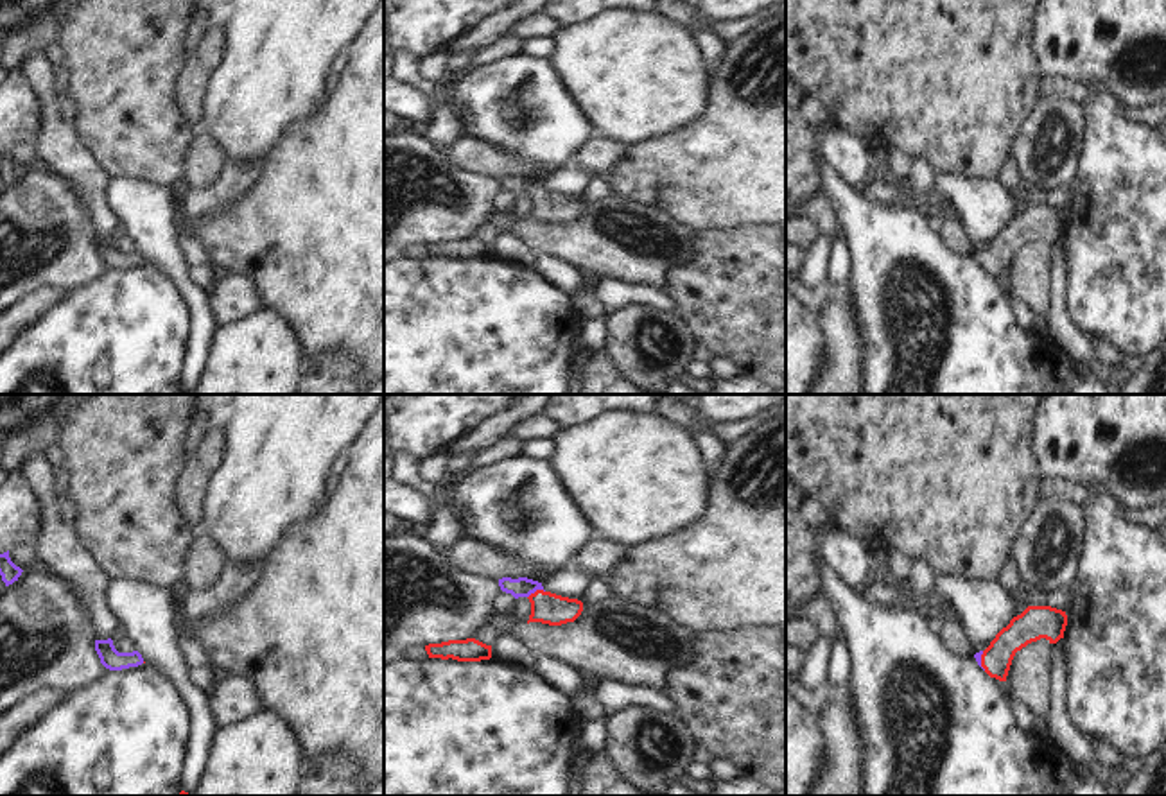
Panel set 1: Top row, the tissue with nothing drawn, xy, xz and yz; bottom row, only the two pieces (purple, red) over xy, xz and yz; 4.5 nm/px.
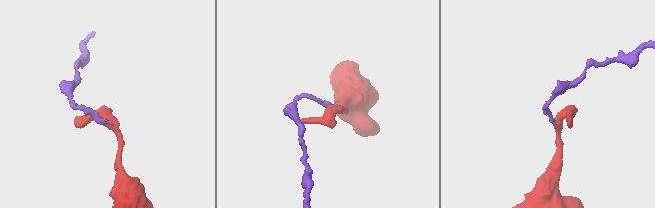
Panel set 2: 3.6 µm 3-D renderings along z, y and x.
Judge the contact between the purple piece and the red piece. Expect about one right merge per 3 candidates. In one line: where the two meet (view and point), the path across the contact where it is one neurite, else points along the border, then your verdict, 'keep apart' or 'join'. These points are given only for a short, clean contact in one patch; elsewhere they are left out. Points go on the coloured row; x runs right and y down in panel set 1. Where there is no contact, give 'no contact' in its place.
meets purple in xz at (535, 590); runs through xz (522, 587), (535, 590), (548, 608); join

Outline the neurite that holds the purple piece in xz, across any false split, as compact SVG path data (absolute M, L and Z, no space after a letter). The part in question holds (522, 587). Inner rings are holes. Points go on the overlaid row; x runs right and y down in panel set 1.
M502 577L499 579L499 586L502 592L511 593L515 599L529 599L531 615L527 624L542 622L549 626L561 626L567 622L574 622L583 611L581 601L545 592L542 583L527 577Z

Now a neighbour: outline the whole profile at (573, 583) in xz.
M563 568L542 581L545 592L579 599L590 584L590 579L578 568Z

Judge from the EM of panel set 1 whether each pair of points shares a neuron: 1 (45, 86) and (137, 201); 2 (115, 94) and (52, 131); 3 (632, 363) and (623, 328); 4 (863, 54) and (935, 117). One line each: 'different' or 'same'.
1: different
2: different
3: same
4: same

